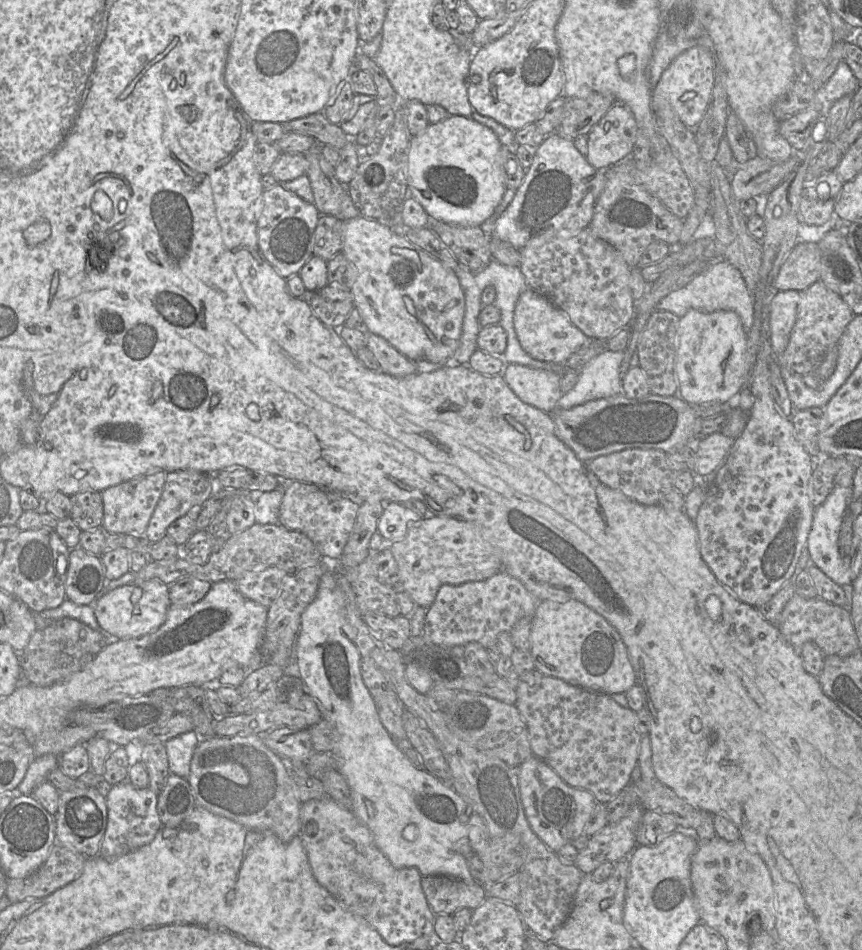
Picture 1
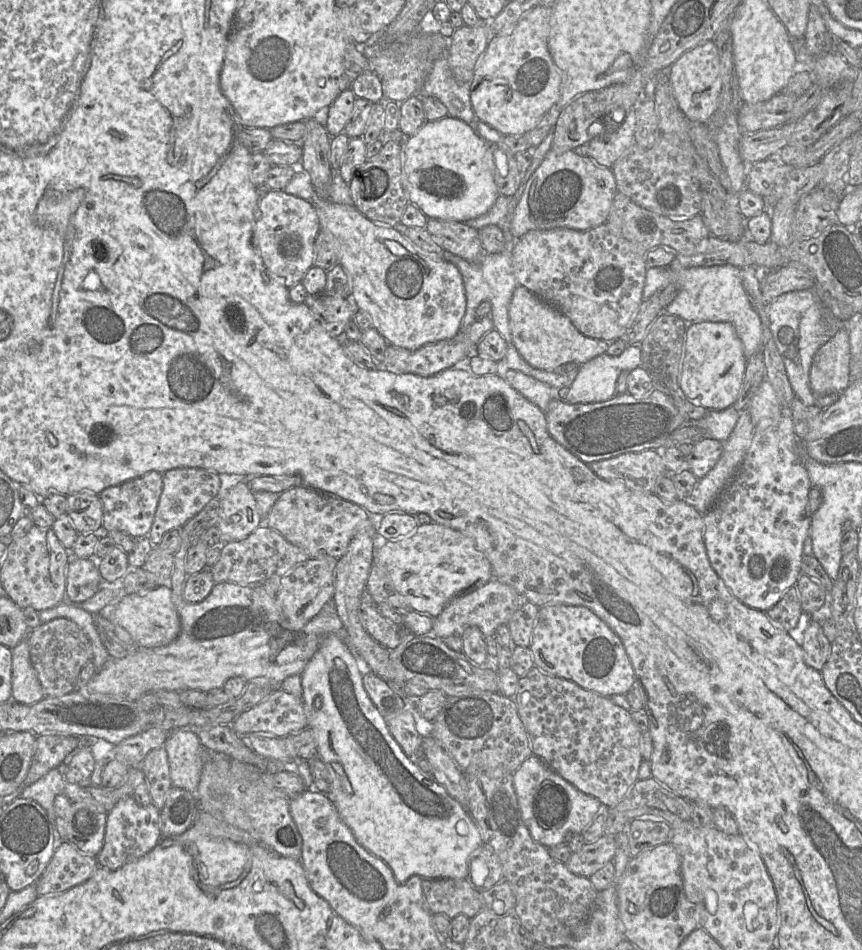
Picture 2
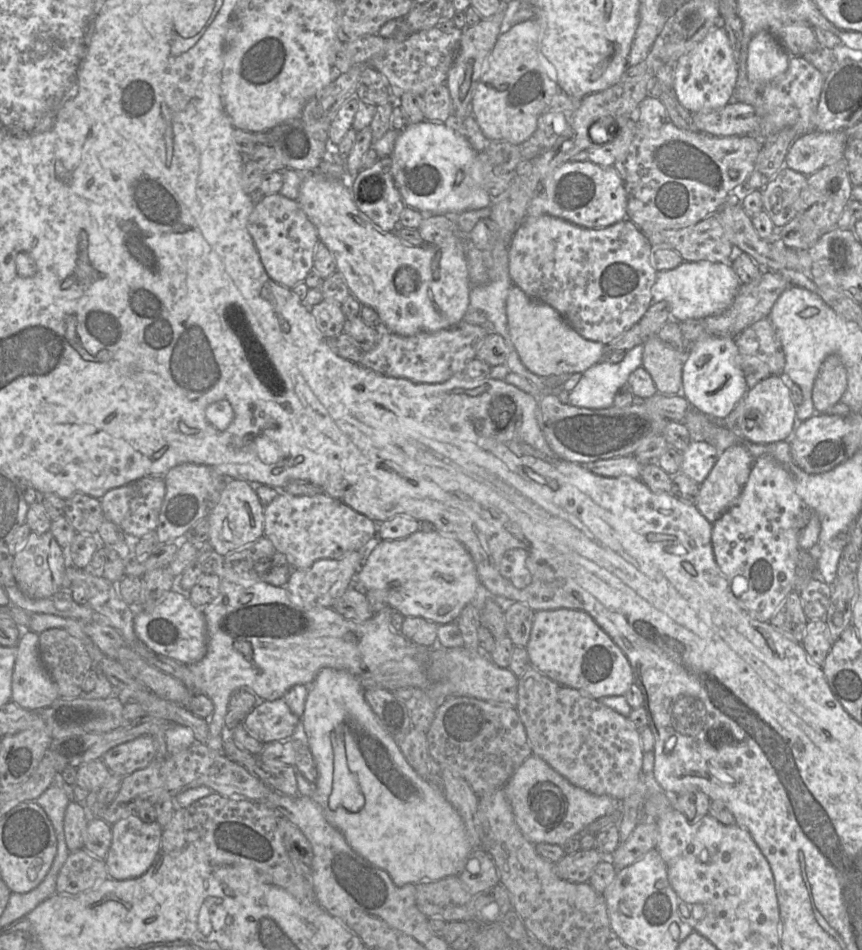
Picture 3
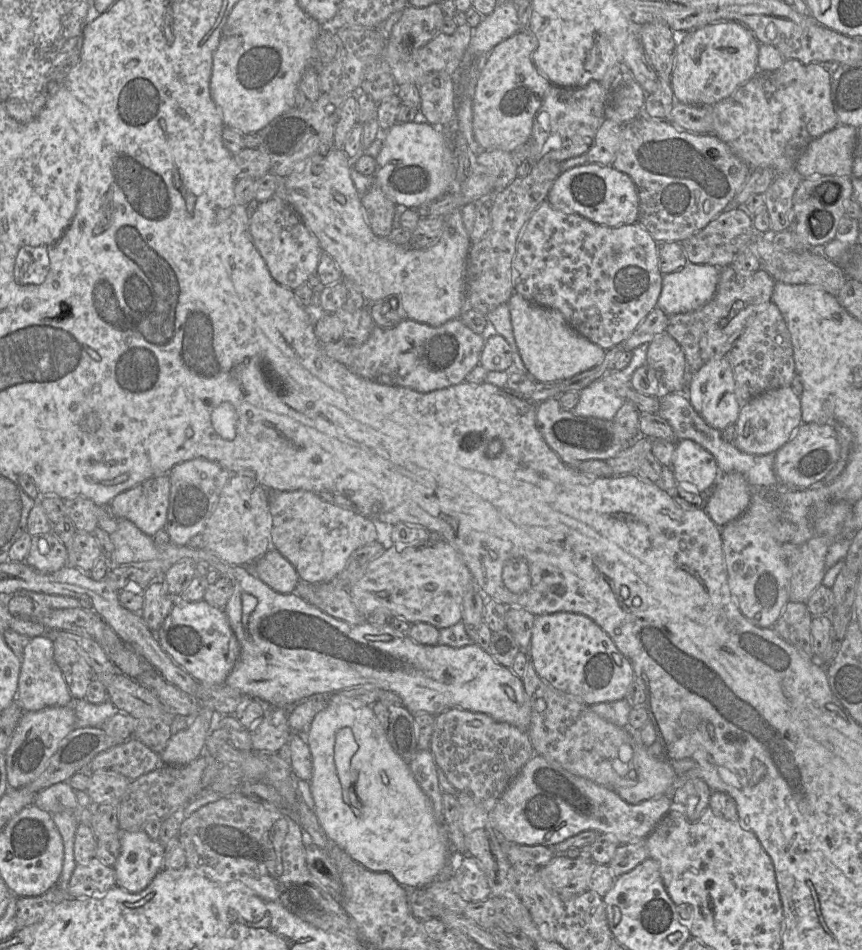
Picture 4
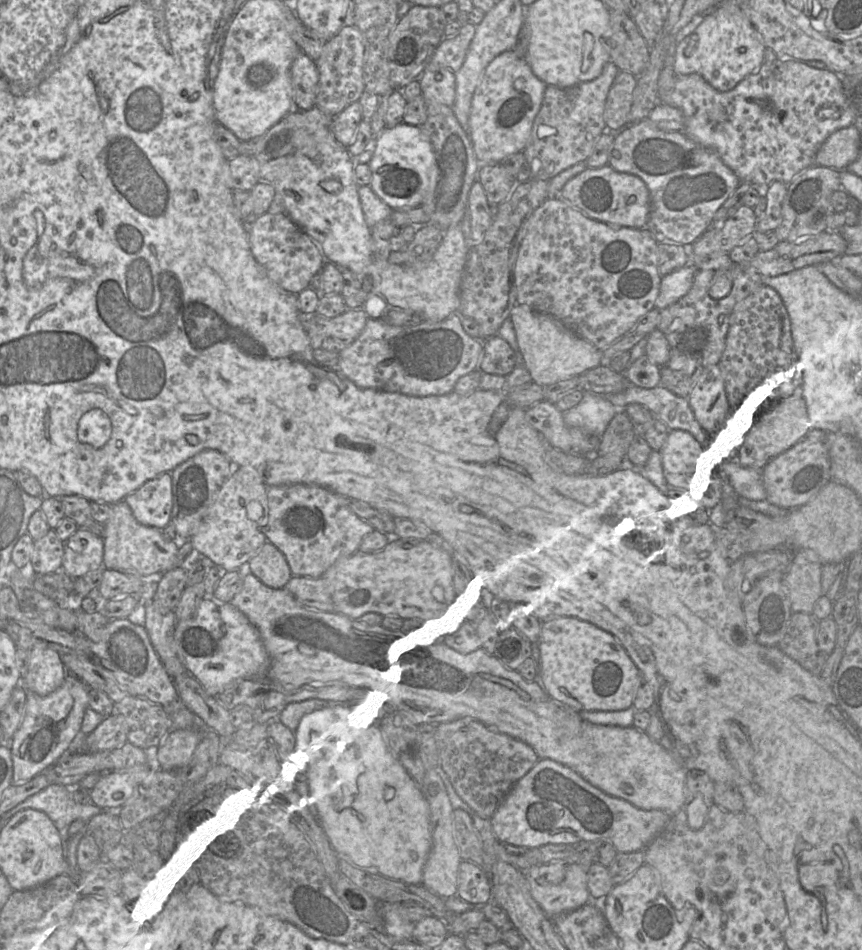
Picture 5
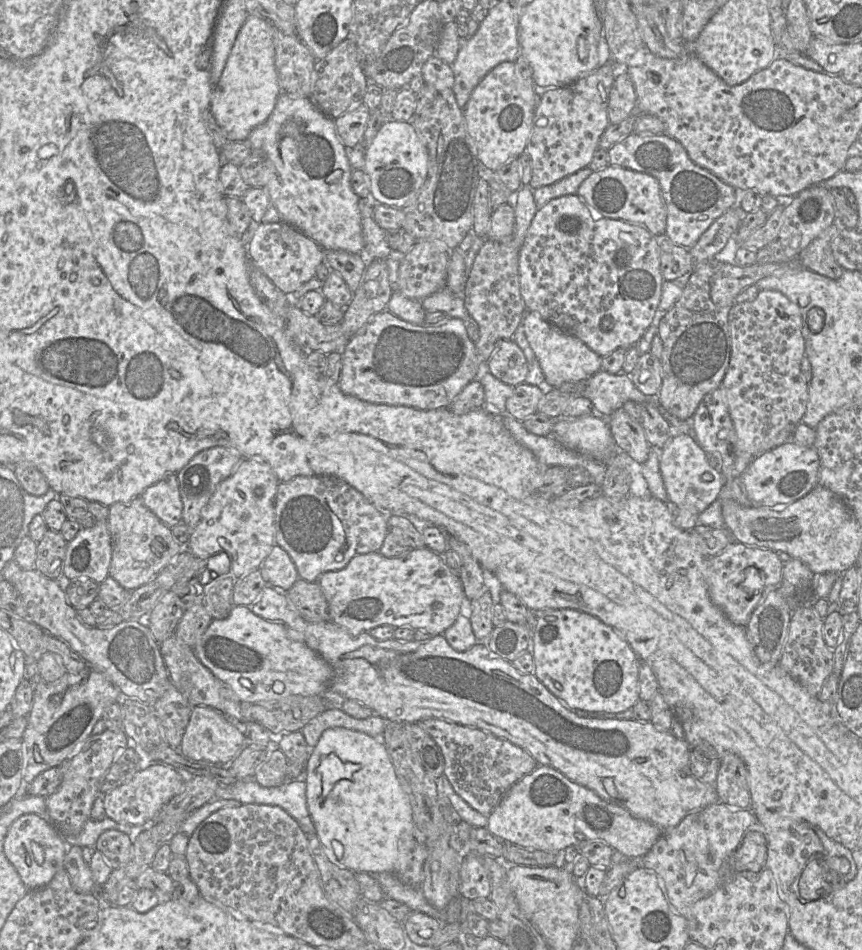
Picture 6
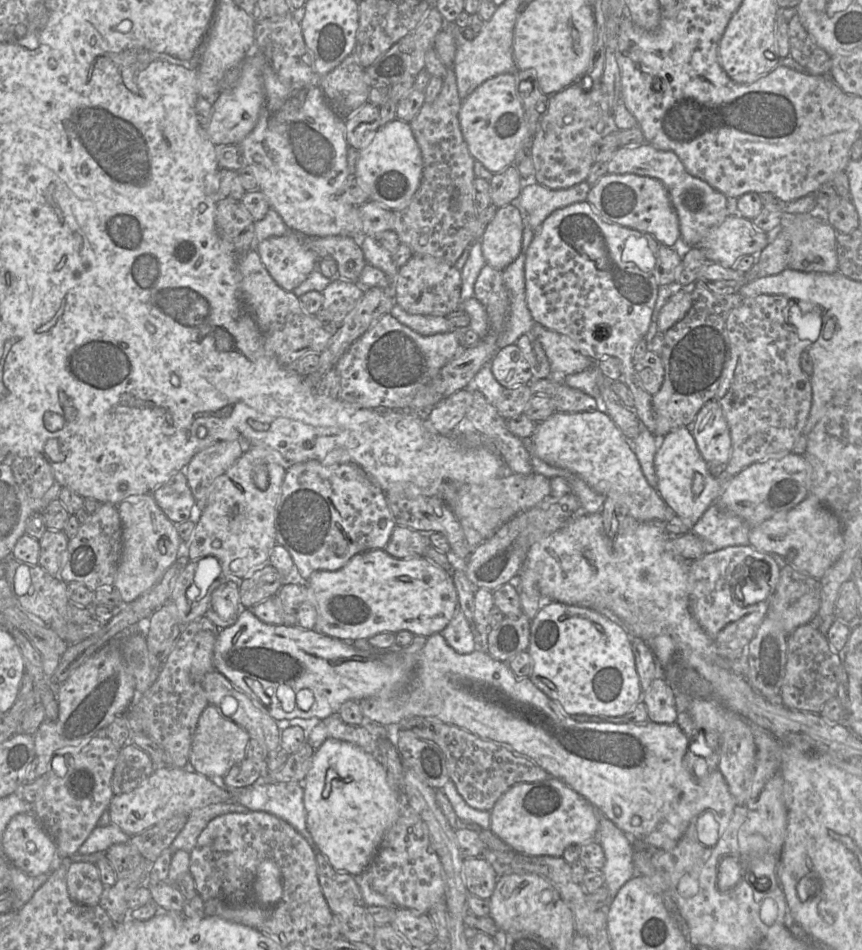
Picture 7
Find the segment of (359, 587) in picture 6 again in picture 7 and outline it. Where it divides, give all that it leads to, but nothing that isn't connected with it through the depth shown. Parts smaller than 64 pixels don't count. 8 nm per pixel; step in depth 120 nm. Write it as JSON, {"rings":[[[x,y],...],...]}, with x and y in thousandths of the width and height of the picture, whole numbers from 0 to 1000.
{"rings":[[[445,578],[411,584],[396,599],[365,601],[352,613],[355,613],[368,642],[364,663],[401,676],[427,674],[443,665],[459,667],[468,663],[476,664],[481,669],[499,671],[515,663],[532,639],[530,621],[522,603],[493,586],[462,588]]]}

